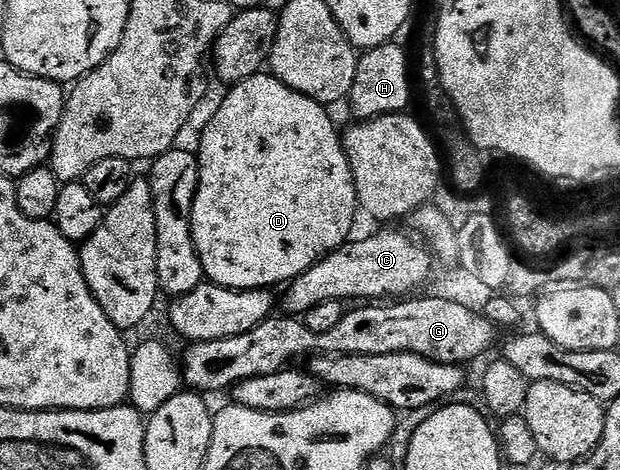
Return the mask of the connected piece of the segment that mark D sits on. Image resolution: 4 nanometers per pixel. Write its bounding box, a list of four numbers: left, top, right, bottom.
[191,72,359,290]

